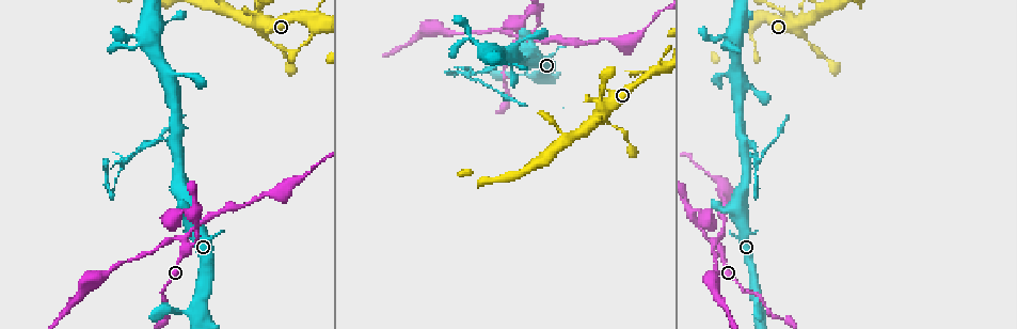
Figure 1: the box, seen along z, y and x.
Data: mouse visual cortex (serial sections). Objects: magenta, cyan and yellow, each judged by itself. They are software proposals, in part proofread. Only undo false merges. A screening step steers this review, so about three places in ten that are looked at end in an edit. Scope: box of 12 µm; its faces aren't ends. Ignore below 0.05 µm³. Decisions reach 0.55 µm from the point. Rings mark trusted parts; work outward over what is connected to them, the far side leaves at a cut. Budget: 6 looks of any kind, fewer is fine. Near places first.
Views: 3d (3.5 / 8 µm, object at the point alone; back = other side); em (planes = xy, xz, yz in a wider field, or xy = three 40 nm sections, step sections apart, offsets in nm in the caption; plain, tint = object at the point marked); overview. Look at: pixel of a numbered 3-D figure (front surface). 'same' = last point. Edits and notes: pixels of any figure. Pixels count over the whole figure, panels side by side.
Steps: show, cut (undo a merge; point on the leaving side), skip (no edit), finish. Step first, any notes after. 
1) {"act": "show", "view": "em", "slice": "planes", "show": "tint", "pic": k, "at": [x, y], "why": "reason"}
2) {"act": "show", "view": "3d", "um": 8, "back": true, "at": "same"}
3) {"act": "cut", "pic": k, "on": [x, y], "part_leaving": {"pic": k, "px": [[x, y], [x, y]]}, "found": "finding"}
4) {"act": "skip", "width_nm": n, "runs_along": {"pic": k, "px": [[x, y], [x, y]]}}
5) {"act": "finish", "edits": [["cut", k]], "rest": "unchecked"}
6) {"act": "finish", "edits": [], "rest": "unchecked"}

{"act": "show", "view": "3d", "um": 3.5, "pic": 1, "at": [741, 141], "why": "thick turns thin"}

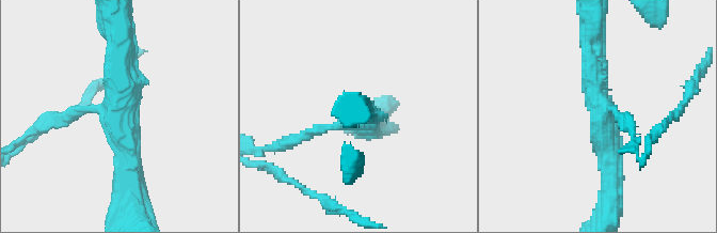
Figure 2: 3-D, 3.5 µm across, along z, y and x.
{"act": "show", "view": "em", "slice": "planes", "show": "tint", "pic": 2, "at": [603, 110], "arms": 3, "arm_widths_nm": [150, 350, 350], "why": "now the EM"}

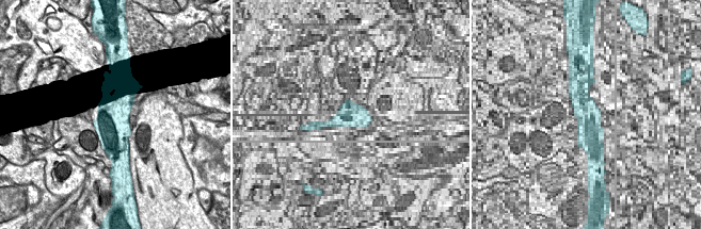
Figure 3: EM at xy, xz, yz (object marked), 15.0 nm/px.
{"act": "skip", "runs_along": {"pic": 2, "px": [[610, 180], [593, 39]]}, "found": "continuous, no second cell"}

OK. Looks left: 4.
{"act": "show", "view": "3d", "um": 8, "pic": 1, "at": [183, 240], "why": "thick turns thin"}

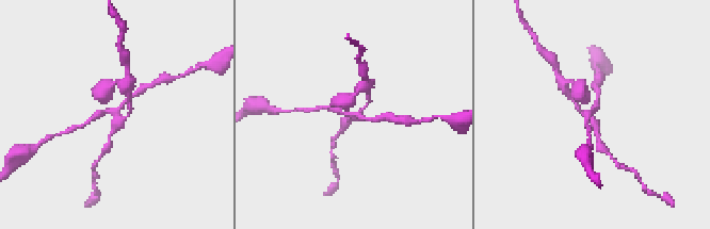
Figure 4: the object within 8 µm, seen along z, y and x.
{"act": "show", "view": "3d", "um": 3.5, "back": true, "pic": 4, "at": [355, 113], "why": "zoom in"}

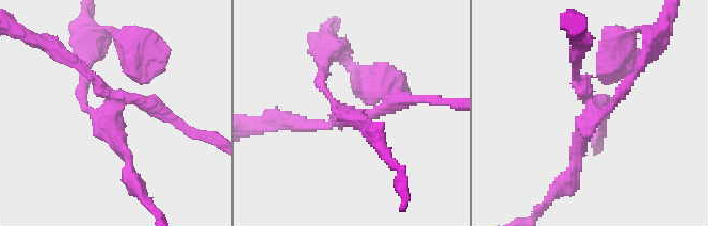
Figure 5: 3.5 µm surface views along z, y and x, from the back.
{"act": "cut", "pic": 5, "on": [160, 113], "arms": 4, "arm_widths_nm": [150, 150, 150, 250], "part_leaving": {"pic": 5, "px": [[113, 99], [75, 61], [32, 41]]}, "found": "a second cell is stuck on"}

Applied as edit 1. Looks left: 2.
{"act": "finish", "edits": [["cut", 5]], "rest": "unchecked"}

